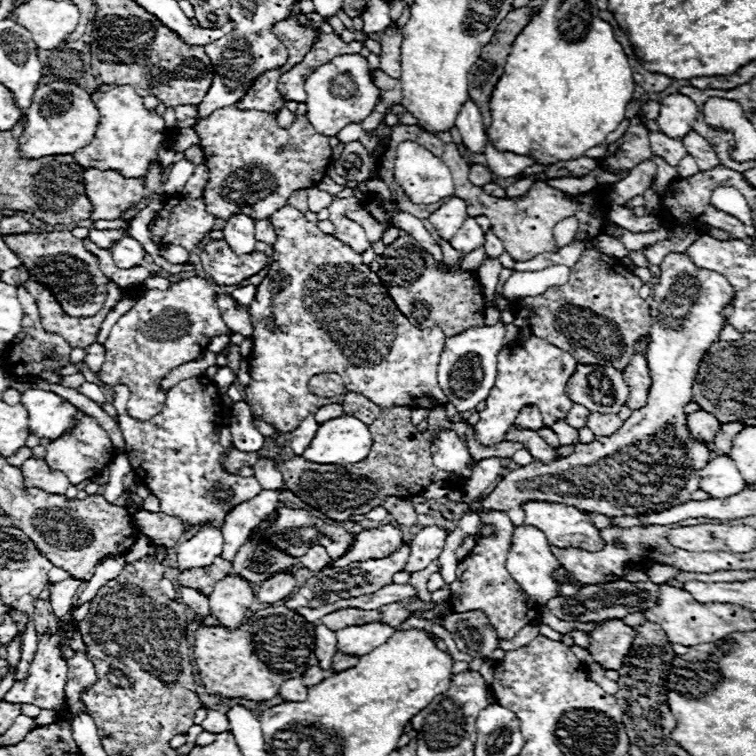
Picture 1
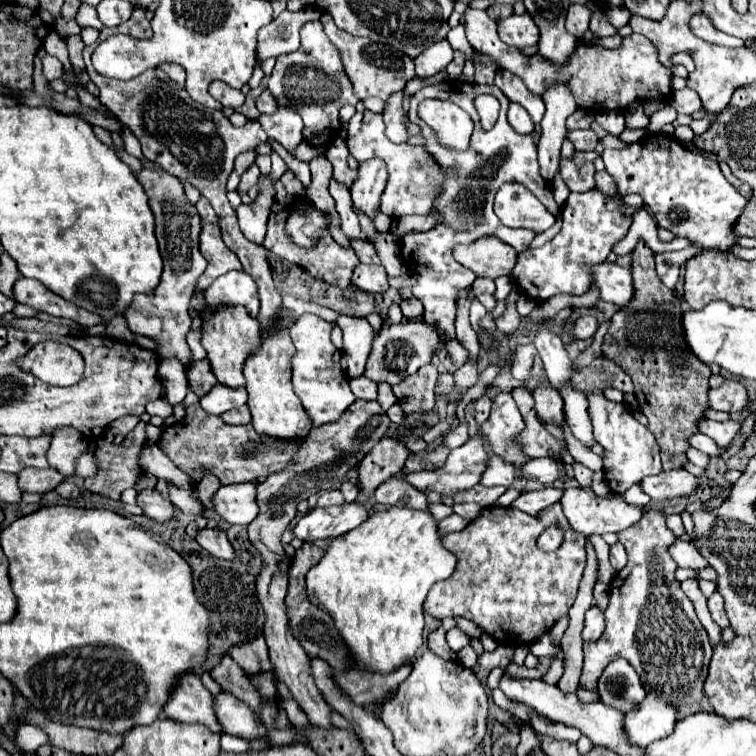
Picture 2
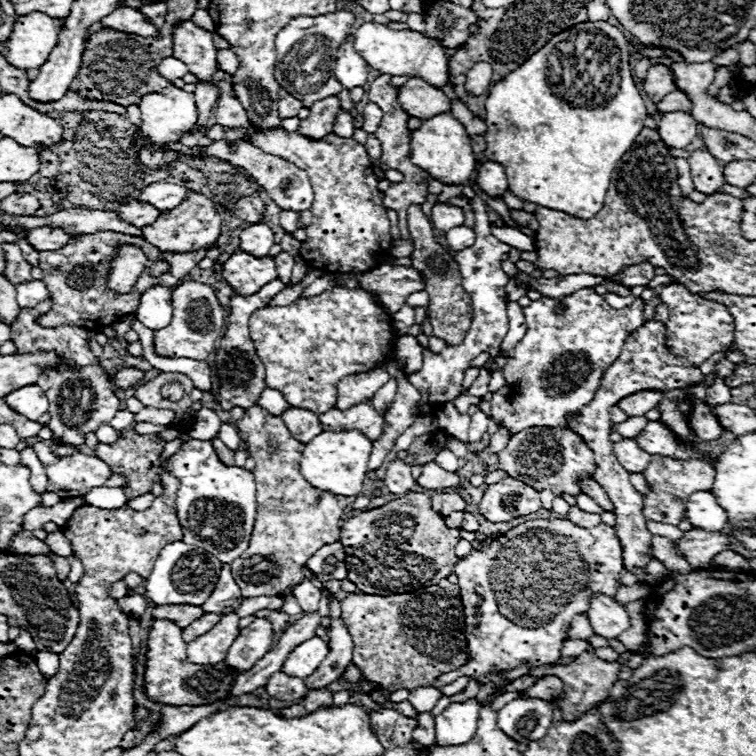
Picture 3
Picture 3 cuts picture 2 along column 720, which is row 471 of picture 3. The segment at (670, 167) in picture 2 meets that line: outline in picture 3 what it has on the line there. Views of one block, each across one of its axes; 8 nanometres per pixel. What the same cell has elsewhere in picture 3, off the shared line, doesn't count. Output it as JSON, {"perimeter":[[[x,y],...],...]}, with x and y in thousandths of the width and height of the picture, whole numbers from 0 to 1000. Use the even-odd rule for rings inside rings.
{"perimeter":[[[265,582],[241,587],[241,593],[228,603],[225,624],[238,635],[233,672],[243,706],[241,714],[280,730],[288,741],[294,741],[294,746],[304,746],[320,735],[331,720],[341,669],[333,624],[317,616],[296,616],[280,593],[280,585]]]}

